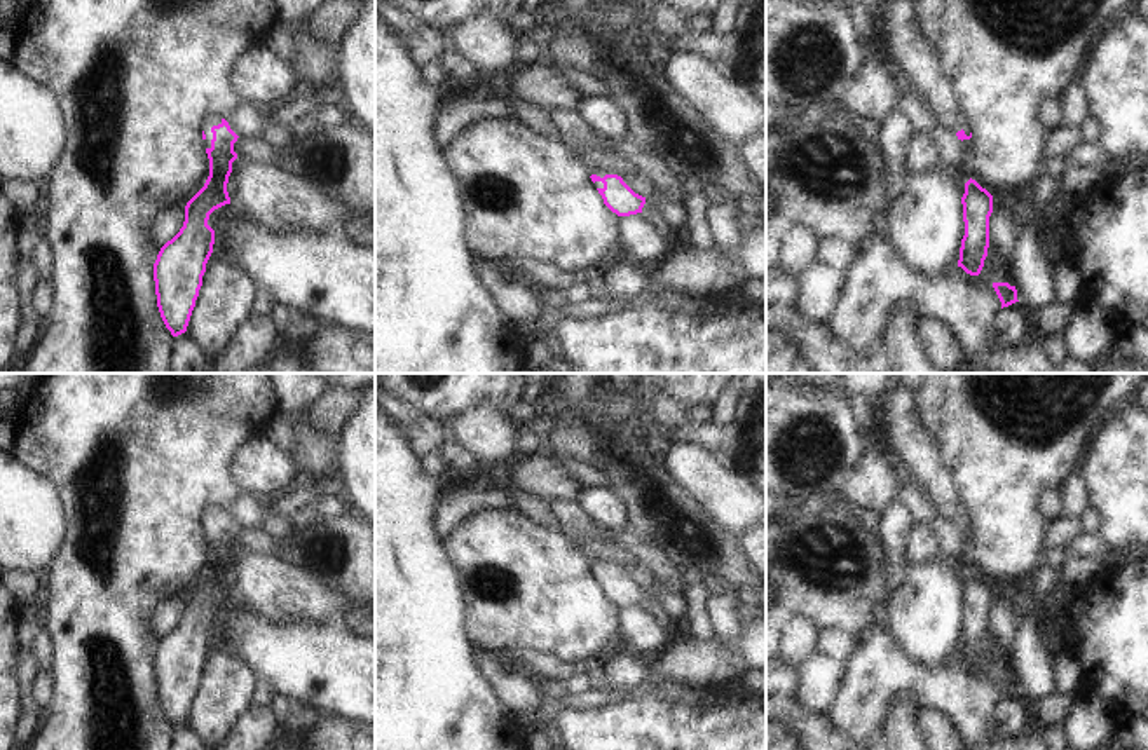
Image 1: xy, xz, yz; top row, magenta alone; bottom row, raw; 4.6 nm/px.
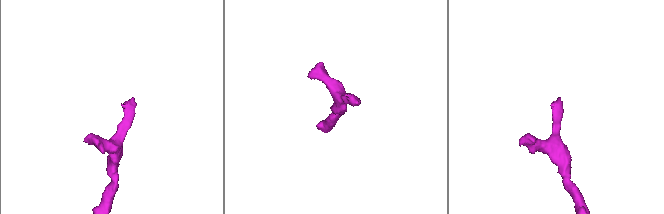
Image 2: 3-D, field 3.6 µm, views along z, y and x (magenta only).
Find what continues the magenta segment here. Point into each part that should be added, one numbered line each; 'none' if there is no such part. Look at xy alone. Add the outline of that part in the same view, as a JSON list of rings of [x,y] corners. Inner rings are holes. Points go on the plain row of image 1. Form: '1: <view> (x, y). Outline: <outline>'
1: xy (211, 511). Outline: [[[209,506],[209,508],[204,511],[202,522],[204,522],[204,525],[206,525],[206,530],[204,530],[206,539],[211,539],[211,530],[213,530],[211,518],[213,518],[213,516],[218,516],[218,515],[222,515],[222,509],[218,509],[218,508],[215,508],[215,506]]]

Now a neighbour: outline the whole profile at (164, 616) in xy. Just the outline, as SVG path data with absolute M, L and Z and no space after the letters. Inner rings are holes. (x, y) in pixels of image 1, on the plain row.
M169 597L157 603L150 612L150 631L159 640L171 631L185 612L185 598L183 597Z

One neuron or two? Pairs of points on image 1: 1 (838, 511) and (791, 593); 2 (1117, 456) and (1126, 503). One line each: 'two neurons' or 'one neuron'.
1: one neuron
2: one neuron

